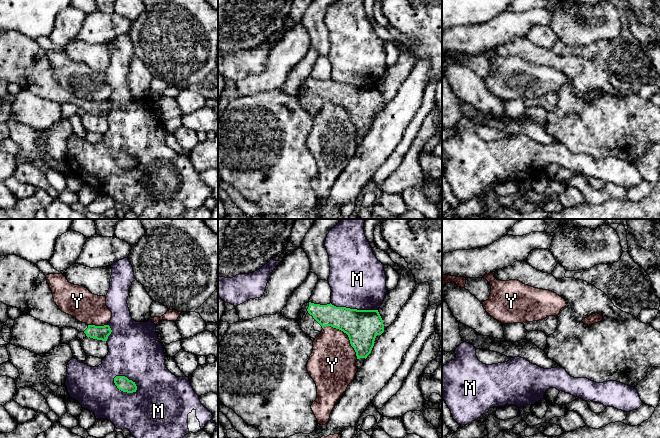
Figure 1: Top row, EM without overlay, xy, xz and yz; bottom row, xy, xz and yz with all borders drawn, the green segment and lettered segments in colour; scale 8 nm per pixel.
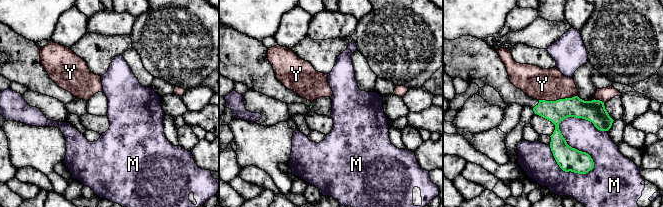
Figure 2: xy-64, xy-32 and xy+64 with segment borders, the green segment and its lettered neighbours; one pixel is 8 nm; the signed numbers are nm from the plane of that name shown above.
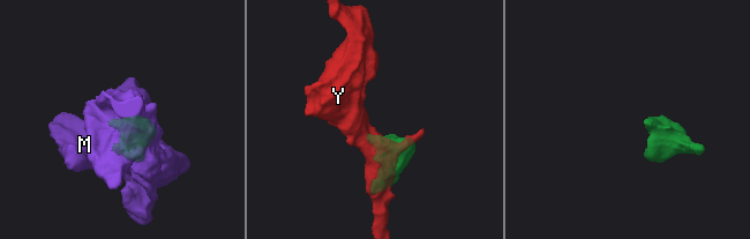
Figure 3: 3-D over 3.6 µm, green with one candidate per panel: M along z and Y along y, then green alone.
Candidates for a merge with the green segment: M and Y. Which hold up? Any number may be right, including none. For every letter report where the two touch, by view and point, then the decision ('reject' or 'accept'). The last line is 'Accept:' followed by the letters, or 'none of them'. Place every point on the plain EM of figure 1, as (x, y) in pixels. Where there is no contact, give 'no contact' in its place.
M: xy (122, 166) | reject
Y: xz (347, 110) | reject
Accept: none of them

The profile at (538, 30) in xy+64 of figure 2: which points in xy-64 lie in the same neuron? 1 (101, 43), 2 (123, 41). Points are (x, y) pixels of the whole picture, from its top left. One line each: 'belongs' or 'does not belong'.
1: does not belong
2: does not belong

